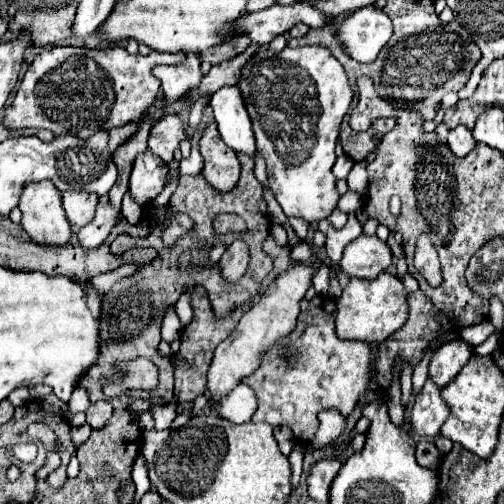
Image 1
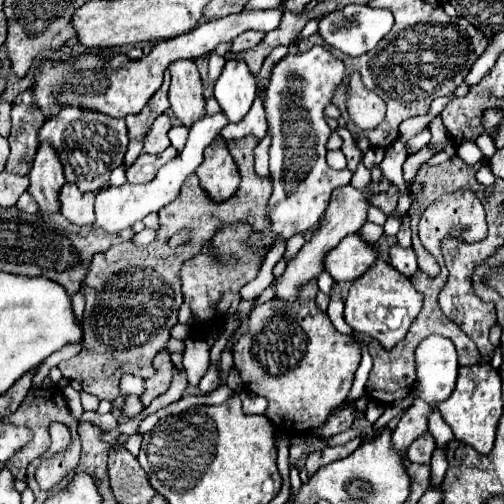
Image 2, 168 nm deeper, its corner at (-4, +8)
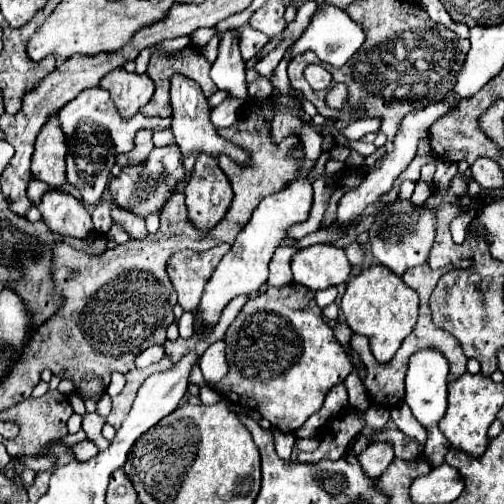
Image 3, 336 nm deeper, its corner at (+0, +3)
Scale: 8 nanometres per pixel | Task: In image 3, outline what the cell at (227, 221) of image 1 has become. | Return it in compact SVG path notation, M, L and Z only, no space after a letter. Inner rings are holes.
M220 243L208 251L186 249L170 257L168 275L184 311L193 312L200 305L204 287L228 249L228 243Z

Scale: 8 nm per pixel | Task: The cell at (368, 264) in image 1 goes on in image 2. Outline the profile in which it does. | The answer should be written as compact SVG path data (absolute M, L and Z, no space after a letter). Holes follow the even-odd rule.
M358 234L346 236L324 258L324 270L336 280L356 280L376 262L374 246L366 244Z

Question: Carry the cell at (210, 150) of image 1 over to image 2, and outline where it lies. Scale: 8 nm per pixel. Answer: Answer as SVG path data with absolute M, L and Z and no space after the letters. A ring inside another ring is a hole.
M216 138L204 150L204 162L196 168L196 176L208 198L216 202L224 202L236 194L240 174L222 138Z

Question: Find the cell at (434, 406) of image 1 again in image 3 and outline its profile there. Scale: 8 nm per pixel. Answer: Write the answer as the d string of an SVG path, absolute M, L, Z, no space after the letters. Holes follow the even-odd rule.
M386 441L370 443L368 449L358 455L358 461L360 461L362 469L372 479L378 479L384 473L384 469L392 463L392 459L394 459L394 447L388 445Z

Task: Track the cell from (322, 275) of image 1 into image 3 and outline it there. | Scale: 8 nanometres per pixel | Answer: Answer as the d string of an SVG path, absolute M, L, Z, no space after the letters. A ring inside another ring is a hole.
M328 287L328 289L322 289L322 291L316 291L316 303L318 303L318 305L324 309L326 305L334 303L336 295L338 295L336 287Z

